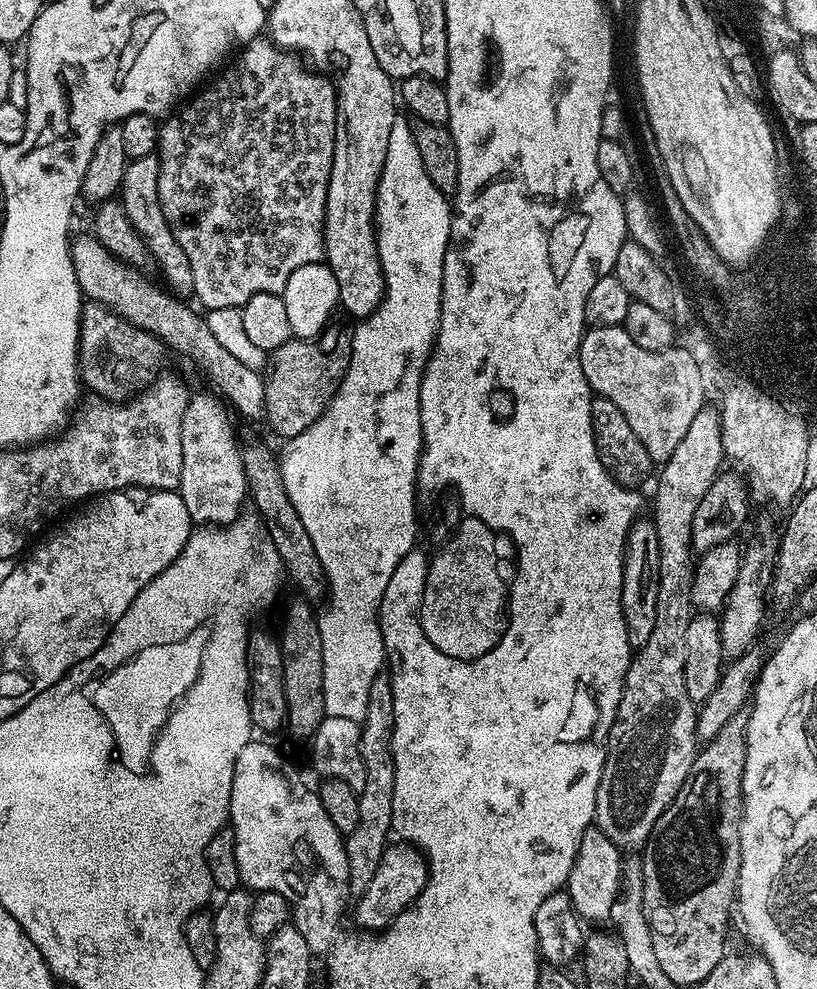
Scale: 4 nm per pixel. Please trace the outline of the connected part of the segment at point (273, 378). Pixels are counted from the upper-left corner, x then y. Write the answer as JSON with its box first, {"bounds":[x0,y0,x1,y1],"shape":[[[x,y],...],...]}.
{"bounds":[263,326,351,438],"shape":[[[334,326],[321,332],[315,339],[291,338],[270,352],[270,363],[263,377],[263,415],[280,438],[297,436],[319,418],[324,407],[336,395],[351,361],[351,335],[347,331],[339,332]]]}

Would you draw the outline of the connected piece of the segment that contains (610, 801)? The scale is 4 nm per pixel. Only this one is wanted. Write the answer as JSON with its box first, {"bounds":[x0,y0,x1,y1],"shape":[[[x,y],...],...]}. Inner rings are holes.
{"bounds":[594,406,726,849],"shape":[[[705,406],[698,414],[698,418],[694,418],[694,422],[690,426],[690,430],[686,432],[686,438],[682,440],[678,446],[678,450],[674,452],[671,459],[665,461],[660,472],[660,481],[656,484],[656,497],[652,500],[652,512],[650,518],[654,522],[654,526],[658,530],[658,618],[654,618],[654,630],[650,633],[650,638],[641,648],[635,649],[632,661],[628,667],[628,673],[624,679],[624,689],[622,690],[622,698],[616,707],[616,717],[608,731],[608,743],[604,754],[604,769],[602,770],[602,778],[598,782],[598,790],[596,791],[596,814],[594,817],[595,827],[602,830],[602,834],[606,834],[606,838],[614,841],[617,847],[626,849],[636,848],[643,849],[651,836],[654,826],[658,822],[658,818],[670,806],[670,802],[678,794],[678,790],[686,782],[686,778],[690,774],[690,766],[696,761],[696,753],[698,751],[698,737],[696,735],[696,719],[698,713],[697,701],[690,698],[690,694],[686,694],[686,626],[690,626],[690,618],[694,615],[694,605],[692,602],[692,587],[694,586],[694,574],[696,573],[696,560],[694,559],[694,549],[692,546],[692,527],[694,526],[694,514],[698,511],[699,503],[706,498],[706,492],[710,490],[710,486],[716,480],[722,471],[722,463],[726,460],[723,446],[723,430],[721,428],[722,416],[718,411],[715,412],[712,406]]]}

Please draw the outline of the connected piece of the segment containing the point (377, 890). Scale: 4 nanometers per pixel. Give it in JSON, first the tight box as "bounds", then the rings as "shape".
{"bounds":[356,843,430,930],"shape":[[[389,843],[381,856],[381,862],[364,892],[359,893],[356,904],[356,920],[364,930],[380,930],[392,923],[392,918],[418,898],[426,886],[430,871],[425,853],[414,843]]]}

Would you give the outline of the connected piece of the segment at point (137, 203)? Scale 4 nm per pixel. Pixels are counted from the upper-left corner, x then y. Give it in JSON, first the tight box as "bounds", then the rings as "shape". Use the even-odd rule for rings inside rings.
{"bounds":[119,154,194,298],"shape":[[[153,154],[146,158],[129,160],[124,167],[124,180],[120,183],[119,203],[124,205],[124,214],[133,231],[140,237],[143,247],[160,263],[164,276],[168,279],[167,287],[177,297],[188,298],[193,295],[194,274],[190,270],[190,262],[186,262],[186,254],[182,246],[174,238],[166,218],[162,214],[162,206],[158,198],[158,174],[160,173],[160,157]]]}

